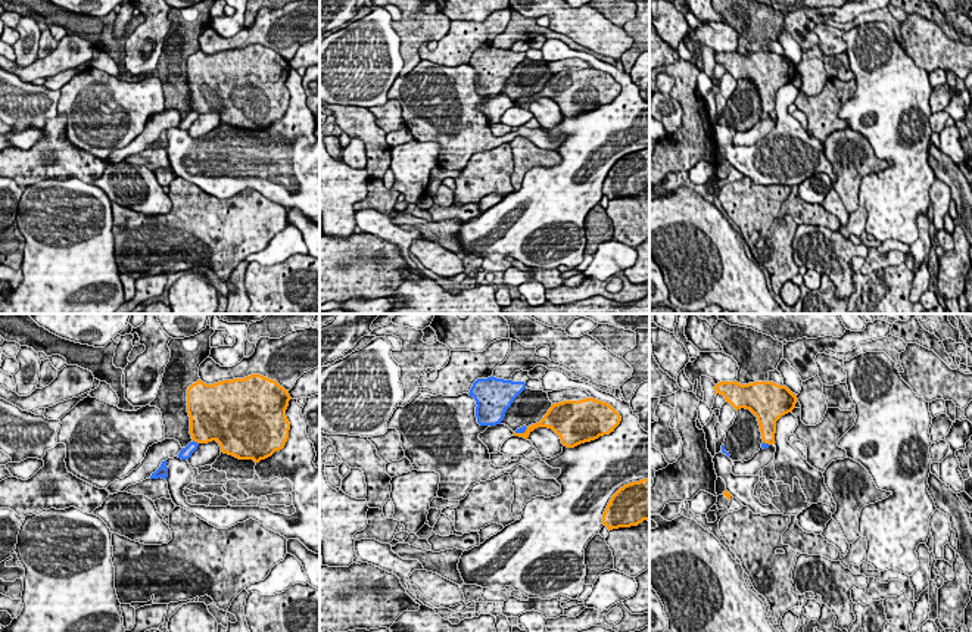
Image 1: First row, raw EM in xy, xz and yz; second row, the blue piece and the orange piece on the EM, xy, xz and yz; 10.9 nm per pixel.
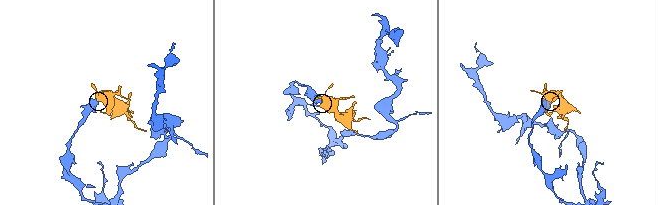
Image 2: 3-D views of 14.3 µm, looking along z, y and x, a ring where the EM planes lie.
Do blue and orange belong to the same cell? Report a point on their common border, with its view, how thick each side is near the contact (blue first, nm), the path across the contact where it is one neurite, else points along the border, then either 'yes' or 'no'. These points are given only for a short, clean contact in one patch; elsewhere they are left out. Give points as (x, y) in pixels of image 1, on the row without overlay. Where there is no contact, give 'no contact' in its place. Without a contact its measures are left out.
xy (196, 112) | 130/400 nm | along xy (193, 109), (198, 114) | no

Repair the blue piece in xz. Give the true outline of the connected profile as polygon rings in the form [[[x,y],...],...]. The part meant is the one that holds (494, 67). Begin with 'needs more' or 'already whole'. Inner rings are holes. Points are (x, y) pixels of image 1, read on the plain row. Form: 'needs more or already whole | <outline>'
already whole | [[[496,47],[477,49],[470,66],[476,71],[476,87],[480,96],[496,96],[505,87],[514,69],[526,59],[524,52],[513,52]]]

